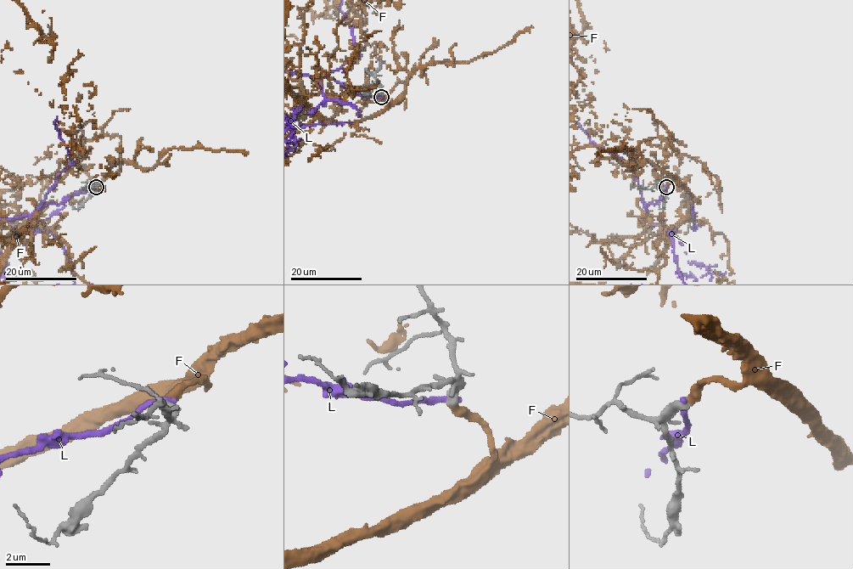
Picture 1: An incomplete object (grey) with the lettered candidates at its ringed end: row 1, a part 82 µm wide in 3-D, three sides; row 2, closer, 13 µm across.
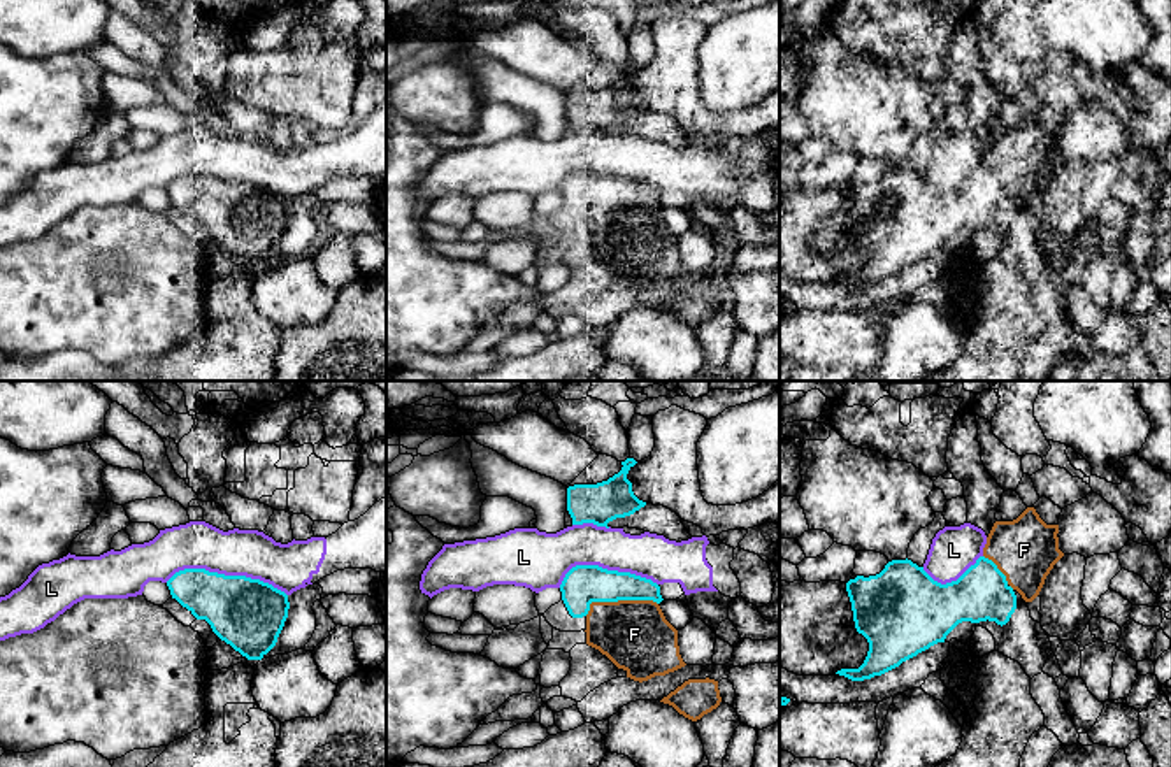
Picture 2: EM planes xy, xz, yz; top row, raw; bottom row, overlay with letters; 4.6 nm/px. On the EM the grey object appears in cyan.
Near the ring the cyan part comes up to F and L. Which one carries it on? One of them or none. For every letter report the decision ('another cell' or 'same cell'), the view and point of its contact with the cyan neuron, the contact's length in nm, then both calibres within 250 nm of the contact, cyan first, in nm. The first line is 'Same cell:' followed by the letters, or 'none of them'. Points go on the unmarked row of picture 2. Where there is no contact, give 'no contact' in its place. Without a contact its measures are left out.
Same cell: F
F: same cell | xz (618, 206) | 340 nm | 180/320 nm
L: another cell | xy (227, 183) | 550 nm | 320/220 nm

